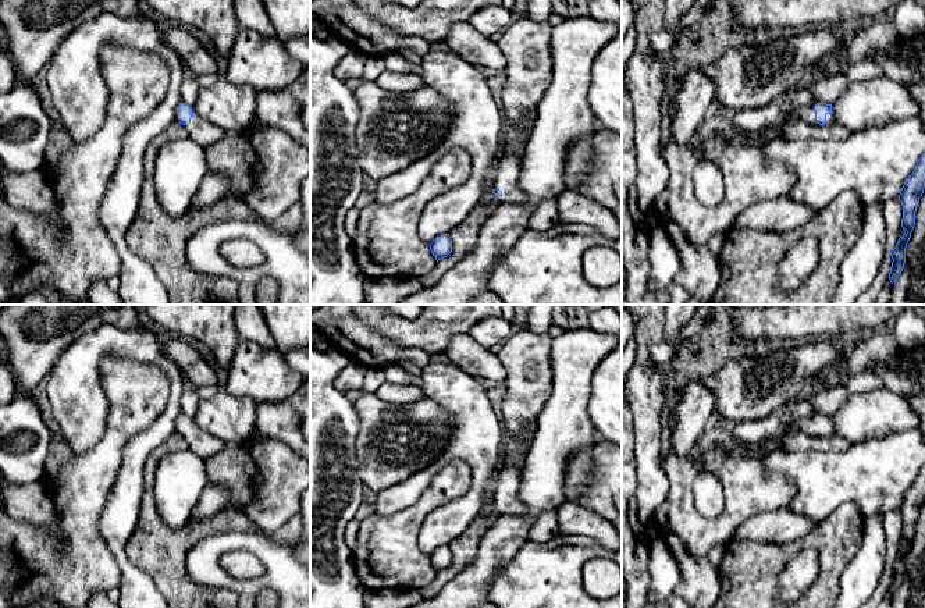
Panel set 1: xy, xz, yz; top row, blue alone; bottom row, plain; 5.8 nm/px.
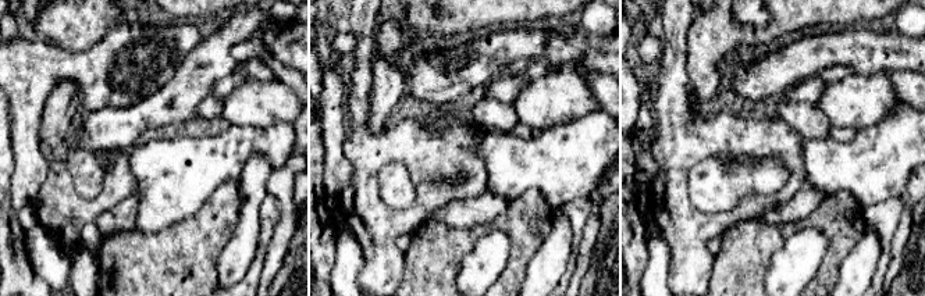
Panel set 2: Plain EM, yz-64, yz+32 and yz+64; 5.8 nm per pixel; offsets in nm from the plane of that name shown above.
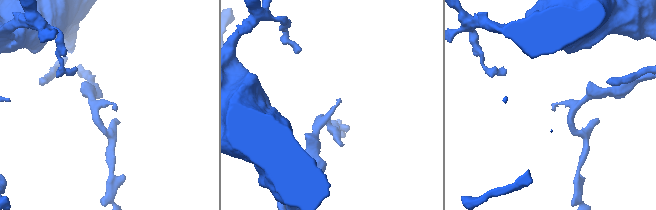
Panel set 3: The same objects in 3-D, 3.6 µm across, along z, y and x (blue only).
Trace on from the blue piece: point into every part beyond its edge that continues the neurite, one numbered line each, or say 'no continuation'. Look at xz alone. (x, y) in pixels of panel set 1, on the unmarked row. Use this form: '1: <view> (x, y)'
1: xz (508, 479)

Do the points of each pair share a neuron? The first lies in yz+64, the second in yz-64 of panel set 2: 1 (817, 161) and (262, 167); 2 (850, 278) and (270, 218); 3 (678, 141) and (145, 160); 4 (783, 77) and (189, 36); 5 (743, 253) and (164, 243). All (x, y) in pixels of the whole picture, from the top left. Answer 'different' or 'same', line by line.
1: different
2: different
3: different
4: same
5: same

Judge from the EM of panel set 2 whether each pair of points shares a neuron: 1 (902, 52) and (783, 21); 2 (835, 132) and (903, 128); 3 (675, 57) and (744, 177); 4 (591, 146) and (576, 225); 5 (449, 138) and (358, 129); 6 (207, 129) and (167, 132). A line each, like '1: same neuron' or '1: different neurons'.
1: different neurons
2: different neurons
3: different neurons
4: different neurons
5: same neuron
6: same neuron

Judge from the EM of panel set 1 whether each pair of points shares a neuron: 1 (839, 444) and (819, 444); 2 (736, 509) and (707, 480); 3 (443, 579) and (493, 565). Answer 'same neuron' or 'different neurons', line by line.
1: same neuron
2: different neurons
3: different neurons

